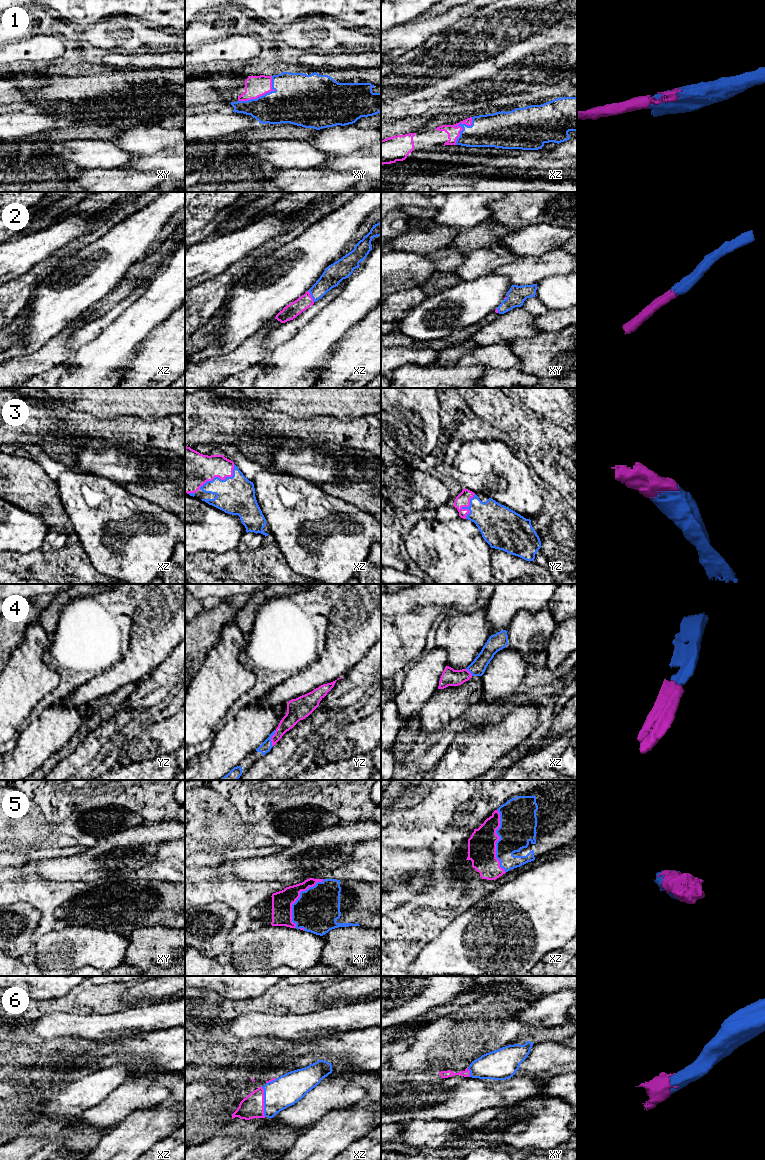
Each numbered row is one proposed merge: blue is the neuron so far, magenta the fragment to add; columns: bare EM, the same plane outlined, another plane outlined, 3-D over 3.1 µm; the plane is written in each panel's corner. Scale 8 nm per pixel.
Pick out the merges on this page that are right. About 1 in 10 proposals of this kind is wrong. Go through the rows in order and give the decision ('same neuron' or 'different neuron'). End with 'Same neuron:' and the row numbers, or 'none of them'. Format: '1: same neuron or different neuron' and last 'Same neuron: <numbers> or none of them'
1: same neuron
2: same neuron
3: same neuron
4: same neuron
5: same neuron
6: same neuron
Same neuron: 1, 2, 3, 4, 5, 6

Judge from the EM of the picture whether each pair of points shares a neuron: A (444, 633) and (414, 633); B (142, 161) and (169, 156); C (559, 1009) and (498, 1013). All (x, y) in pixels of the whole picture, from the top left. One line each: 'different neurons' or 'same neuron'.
A: different neurons
B: same neuron
C: different neurons

